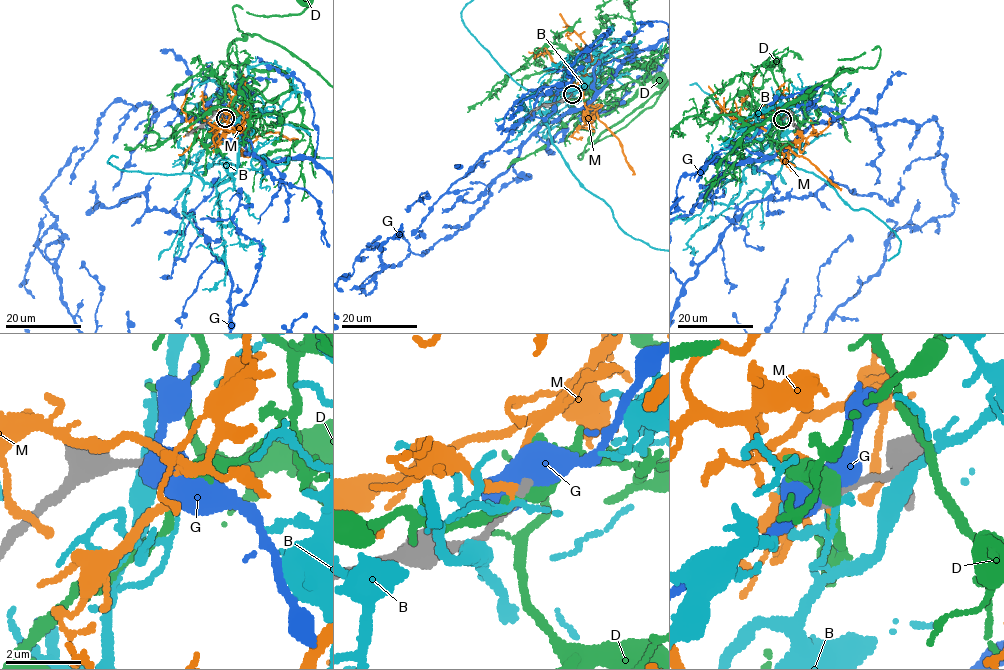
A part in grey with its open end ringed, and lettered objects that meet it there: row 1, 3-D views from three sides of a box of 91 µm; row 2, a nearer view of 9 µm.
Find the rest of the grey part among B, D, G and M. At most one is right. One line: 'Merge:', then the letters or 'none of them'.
Merge: none of them

